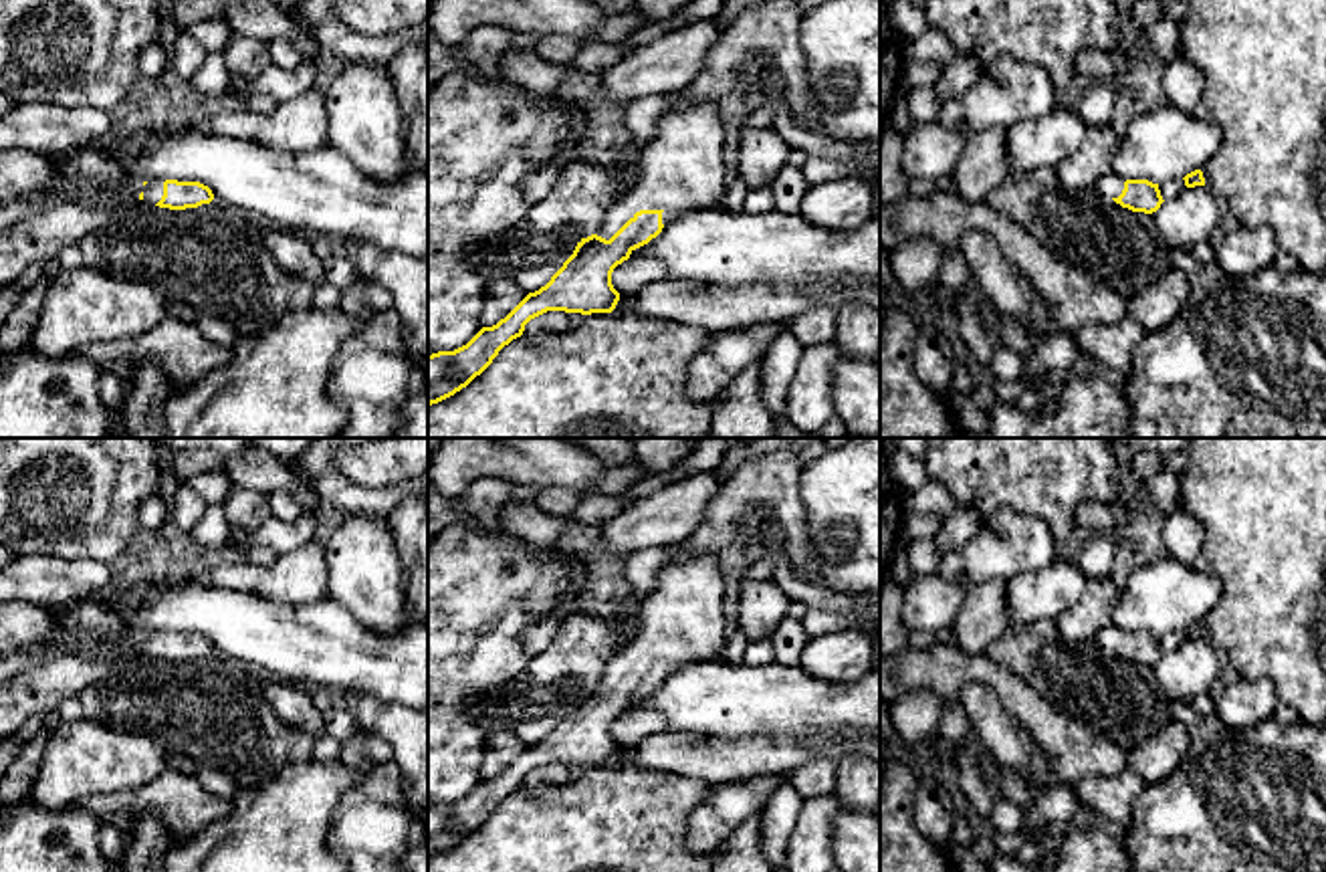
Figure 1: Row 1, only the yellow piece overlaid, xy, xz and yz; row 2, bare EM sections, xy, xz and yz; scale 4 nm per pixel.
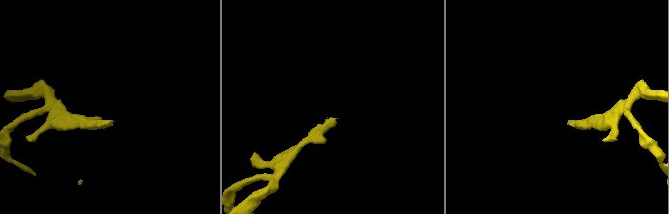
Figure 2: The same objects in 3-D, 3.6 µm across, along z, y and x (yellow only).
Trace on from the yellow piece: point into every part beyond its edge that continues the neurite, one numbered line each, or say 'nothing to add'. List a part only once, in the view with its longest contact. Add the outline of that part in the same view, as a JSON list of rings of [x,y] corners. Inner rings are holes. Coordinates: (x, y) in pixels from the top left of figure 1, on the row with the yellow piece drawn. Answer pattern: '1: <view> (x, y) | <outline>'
1: xz (681, 168) | [[[714,101],[670,109],[642,149],[640,180],[612,204],[595,234],[610,240],[640,210],[723,208],[731,178],[723,161],[729,131],[719,113]]]

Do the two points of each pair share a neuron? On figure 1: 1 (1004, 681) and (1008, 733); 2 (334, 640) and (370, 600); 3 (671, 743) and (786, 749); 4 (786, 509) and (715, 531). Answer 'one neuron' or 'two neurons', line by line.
1: two neurons
2: two neurons
3: one neuron
4: one neuron

